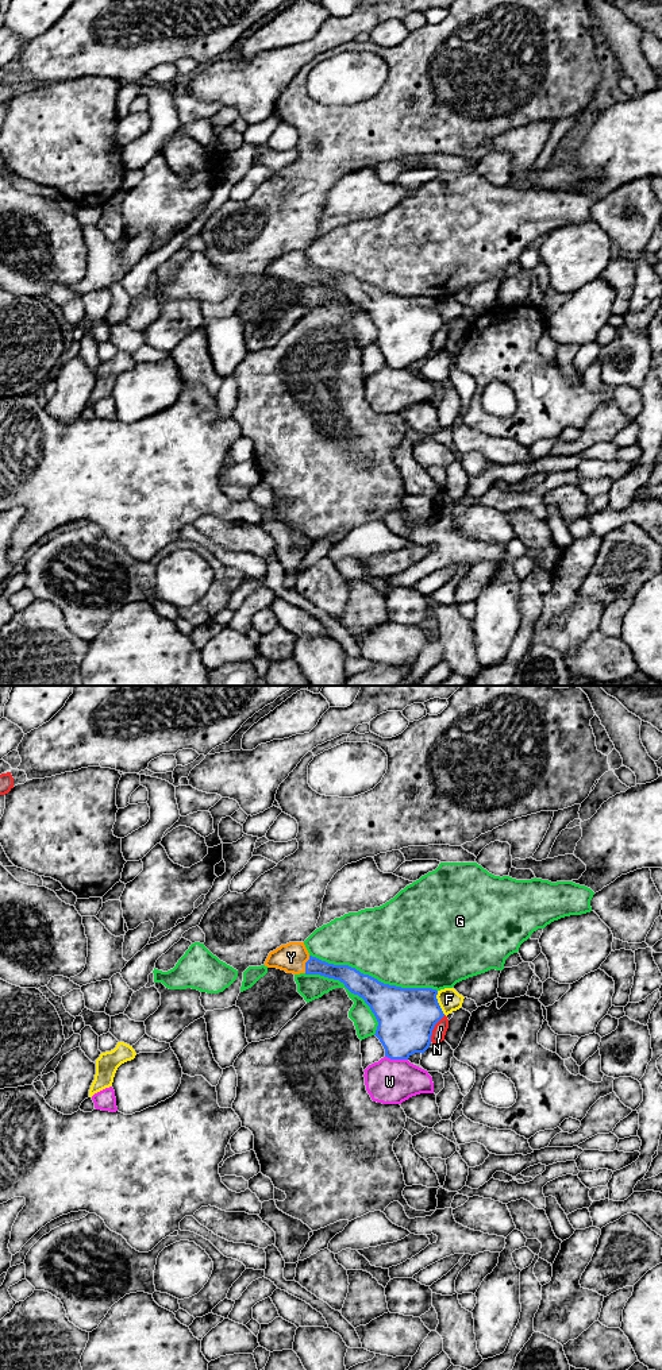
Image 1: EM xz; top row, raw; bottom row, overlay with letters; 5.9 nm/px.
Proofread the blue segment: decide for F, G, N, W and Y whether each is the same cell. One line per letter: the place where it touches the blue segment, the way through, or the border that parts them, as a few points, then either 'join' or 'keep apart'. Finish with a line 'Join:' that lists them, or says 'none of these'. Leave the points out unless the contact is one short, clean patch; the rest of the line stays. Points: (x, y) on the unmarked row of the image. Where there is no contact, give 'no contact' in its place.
F: xz (438, 312) | keep apart
G: xz (373, 286) | keep apart
N: xz (433, 338) | keep apart
W: xz (396, 367) | keep apart
Y: xz (306, 273) | across xz (345, 282), (306, 273), (291, 266) | join
Join: Y

